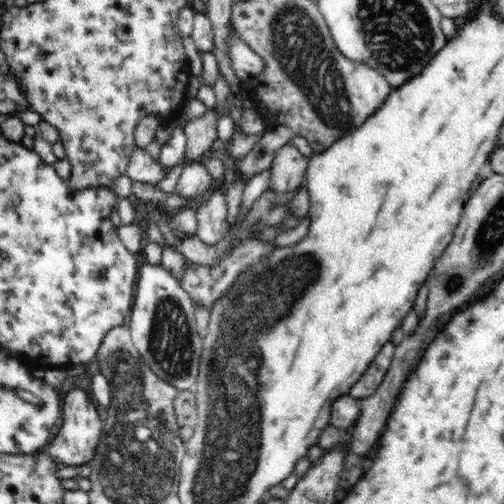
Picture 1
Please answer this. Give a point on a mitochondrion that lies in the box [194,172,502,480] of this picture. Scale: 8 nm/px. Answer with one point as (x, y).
(452, 283)

